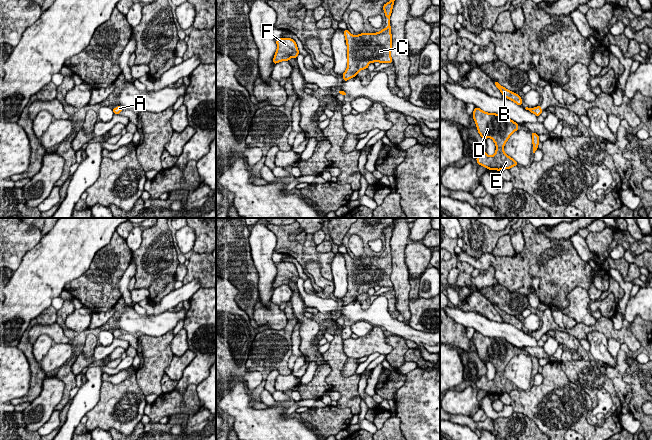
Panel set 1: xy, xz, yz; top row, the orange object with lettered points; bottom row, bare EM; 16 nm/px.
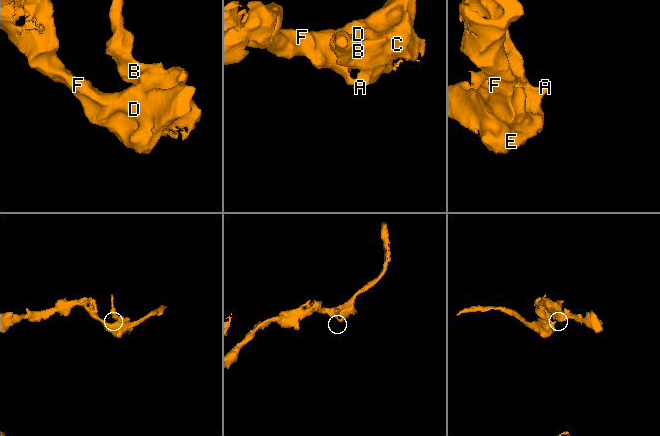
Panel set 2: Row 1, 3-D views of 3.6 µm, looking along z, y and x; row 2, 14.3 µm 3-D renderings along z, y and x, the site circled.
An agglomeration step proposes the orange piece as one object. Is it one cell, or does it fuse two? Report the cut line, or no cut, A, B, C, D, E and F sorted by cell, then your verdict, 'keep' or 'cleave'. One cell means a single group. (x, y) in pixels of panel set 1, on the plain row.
no cut; A B C D E F; keep

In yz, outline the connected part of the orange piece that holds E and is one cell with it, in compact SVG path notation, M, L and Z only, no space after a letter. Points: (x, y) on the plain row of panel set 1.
M478 331L473 334L473 343L480 360L484 363L491 362L496 369L493 380L489 380L486 375L483 375L477 380L477 387L488 394L497 395L510 394L511 391L517 390L518 387L505 378L504 369L512 357L519 354L518 347L509 343L506 339L487 337Z

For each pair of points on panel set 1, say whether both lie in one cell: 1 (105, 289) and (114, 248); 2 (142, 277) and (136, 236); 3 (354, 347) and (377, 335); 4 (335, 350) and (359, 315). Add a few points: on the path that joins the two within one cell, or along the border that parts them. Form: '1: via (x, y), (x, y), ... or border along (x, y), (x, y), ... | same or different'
1: via (109, 279), (112, 274), (112, 260), (114, 258) | same
2: border along (143, 229), (141, 244), (132, 252) | different
3: via (360, 347), (367, 345), (371, 341) | same
4: border along (336, 315), (343, 315), (346, 318) | different

